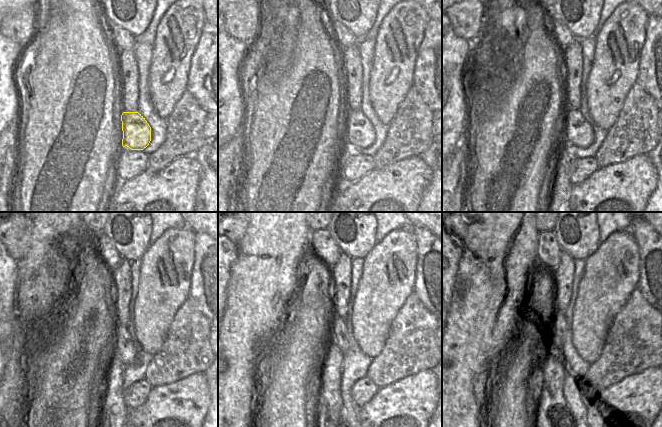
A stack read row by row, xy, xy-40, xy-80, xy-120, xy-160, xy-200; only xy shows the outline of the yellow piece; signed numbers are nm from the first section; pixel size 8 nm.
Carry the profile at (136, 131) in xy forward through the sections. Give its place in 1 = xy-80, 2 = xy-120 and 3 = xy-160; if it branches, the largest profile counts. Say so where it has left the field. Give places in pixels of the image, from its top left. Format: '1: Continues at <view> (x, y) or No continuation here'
1: Continues at xy-80 (578, 132)
2: Continues at xy-120 (125, 348)
3: Continues at xy-160 (340, 330).

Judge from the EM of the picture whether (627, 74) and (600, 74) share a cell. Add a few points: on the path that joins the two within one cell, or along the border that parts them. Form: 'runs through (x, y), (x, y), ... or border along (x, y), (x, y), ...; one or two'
runs through (618, 83), (608, 90), (603, 83); one

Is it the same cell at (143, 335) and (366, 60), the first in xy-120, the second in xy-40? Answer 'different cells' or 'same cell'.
different cells

